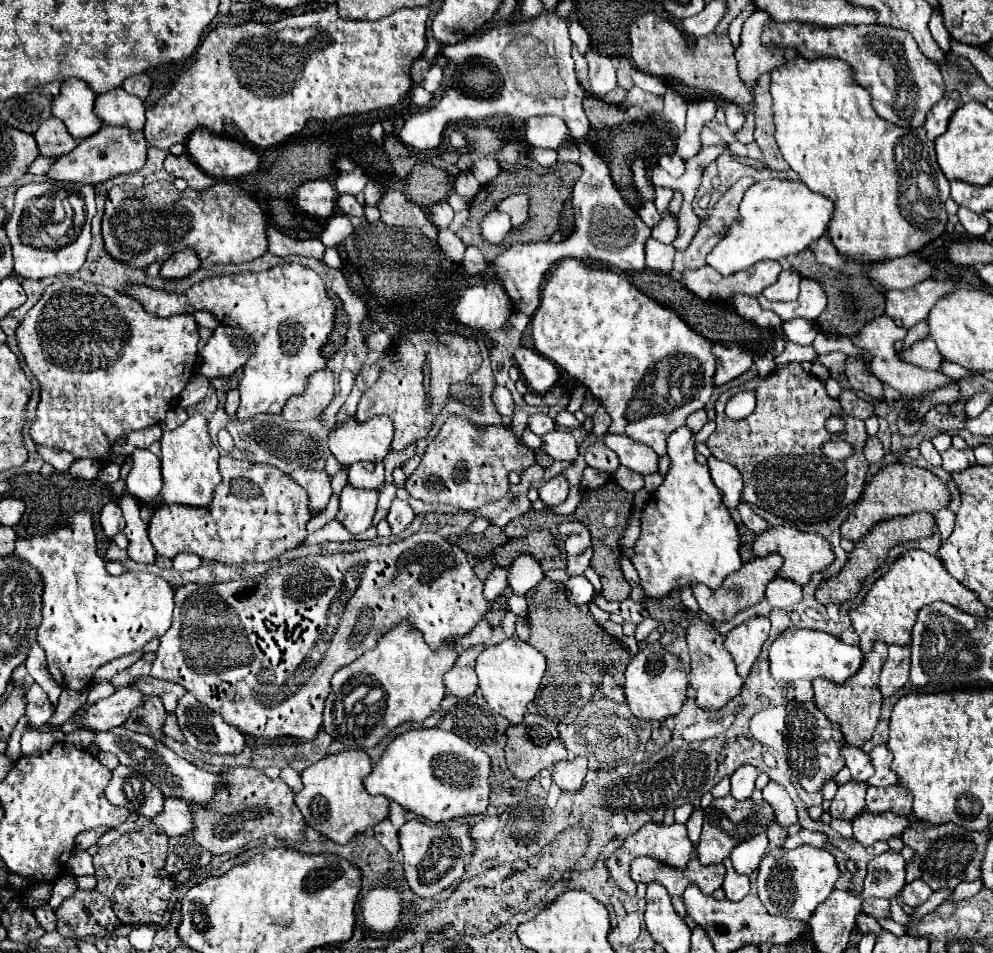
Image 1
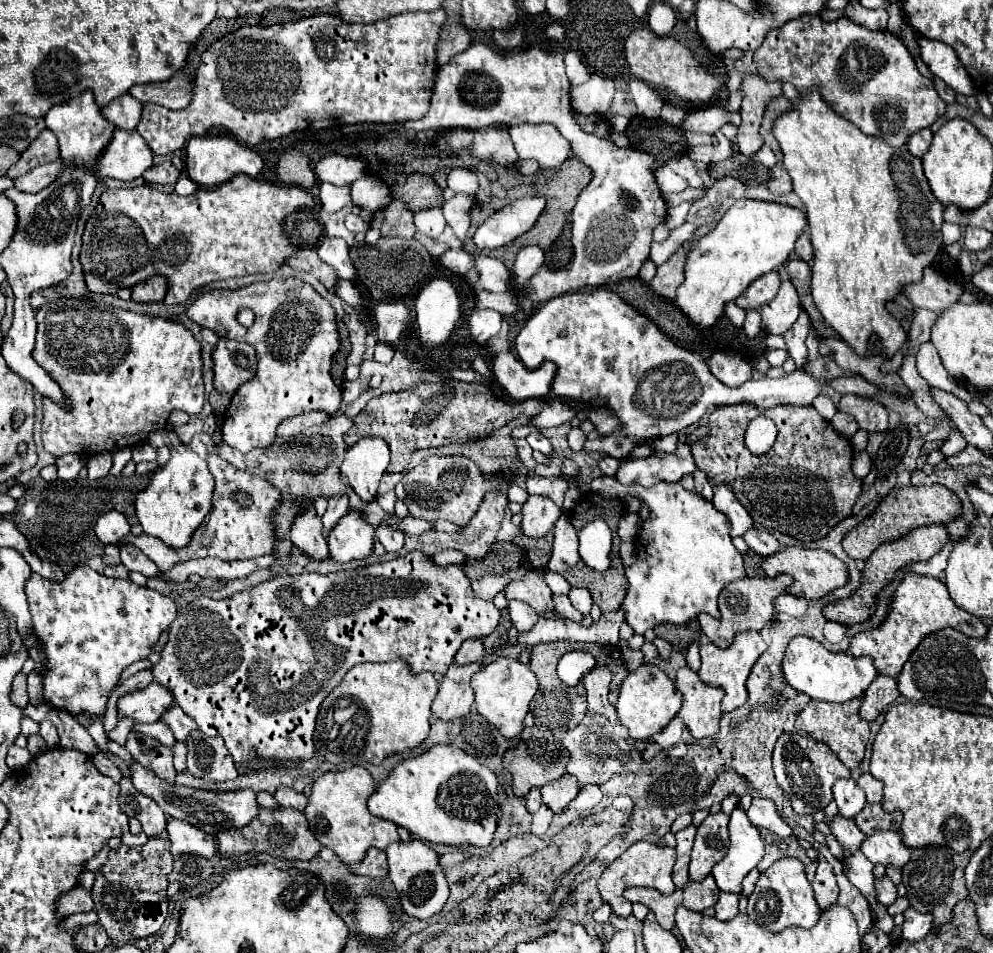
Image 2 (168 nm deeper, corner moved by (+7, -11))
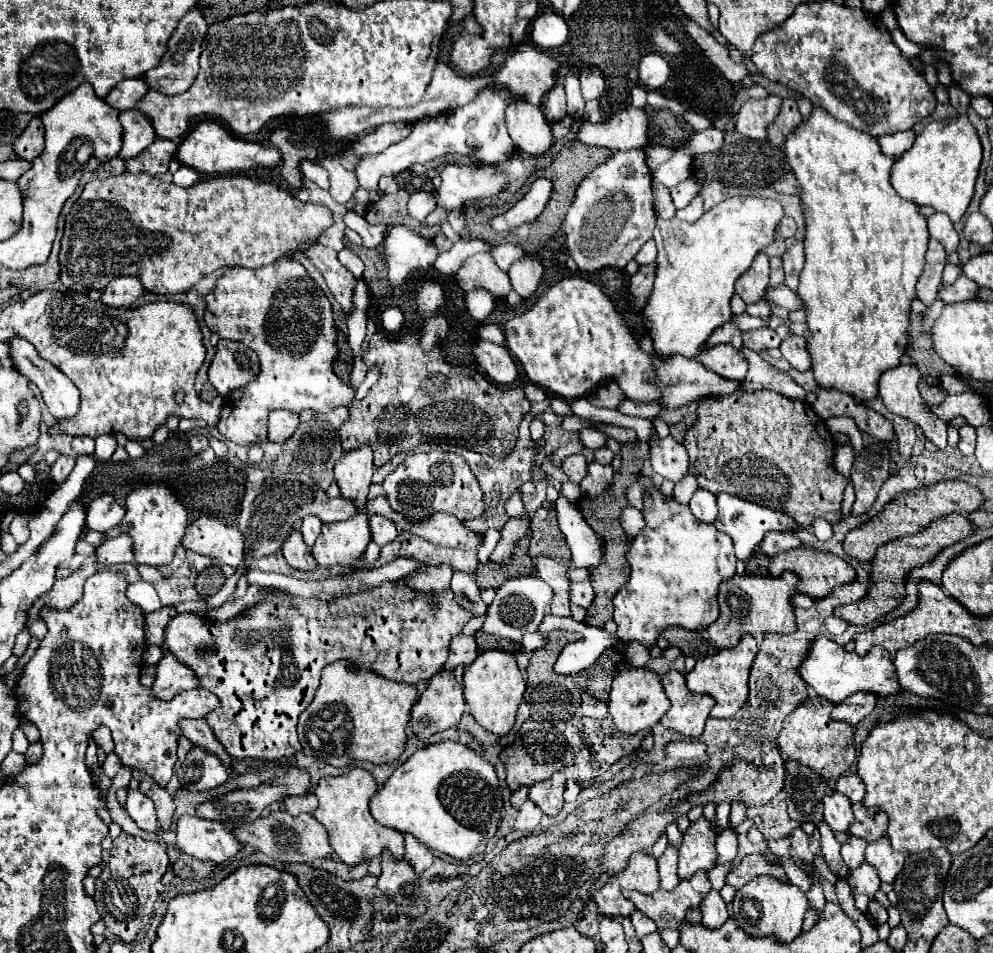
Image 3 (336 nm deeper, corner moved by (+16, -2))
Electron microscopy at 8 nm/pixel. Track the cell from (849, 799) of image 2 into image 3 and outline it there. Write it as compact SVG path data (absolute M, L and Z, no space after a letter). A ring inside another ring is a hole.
M832 792L830 796L824 796L822 802L824 802L824 818L830 824L830 828L846 832L854 820L850 798L842 792Z

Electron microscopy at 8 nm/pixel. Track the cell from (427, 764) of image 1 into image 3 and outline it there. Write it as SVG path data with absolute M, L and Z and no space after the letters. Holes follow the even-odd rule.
M454 740L416 750L410 760L400 764L378 788L368 806L380 824L410 832L428 848L456 860L468 860L478 854L478 850L484 852L488 840L496 834L496 822L502 810L494 766Z

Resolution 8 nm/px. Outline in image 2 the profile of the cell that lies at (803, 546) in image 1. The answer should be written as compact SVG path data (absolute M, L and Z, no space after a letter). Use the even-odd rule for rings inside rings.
M783 547L779 553L763 561L763 571L767 573L767 577L777 577L781 573L793 575L795 581L787 591L807 601L821 599L827 593L843 587L849 581L849 569L841 559L837 559L833 553L827 553L823 549L807 549L807 547Z

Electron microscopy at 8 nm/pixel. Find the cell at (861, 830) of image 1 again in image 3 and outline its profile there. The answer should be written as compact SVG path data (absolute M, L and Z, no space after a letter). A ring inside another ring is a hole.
M882 836L866 846L866 862L878 870L882 882L894 882L896 874L904 866L904 854L894 852L888 836Z

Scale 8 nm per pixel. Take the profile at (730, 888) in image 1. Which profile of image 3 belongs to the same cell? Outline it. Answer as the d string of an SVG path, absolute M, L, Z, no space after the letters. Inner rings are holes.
M710 890L706 894L706 898L700 904L700 912L702 912L702 922L708 928L720 928L728 920L726 902L722 900L722 896L720 896L718 890Z

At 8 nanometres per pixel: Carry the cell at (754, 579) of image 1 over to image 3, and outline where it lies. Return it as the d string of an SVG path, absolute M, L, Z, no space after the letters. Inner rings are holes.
M784 572L778 578L772 576L752 576L752 574L734 574L732 578L724 580L718 590L718 604L720 604L720 618L706 628L710 640L718 648L732 648L738 644L740 636L744 634L788 634L796 630L794 612L790 604L790 596L796 592L796 574Z

